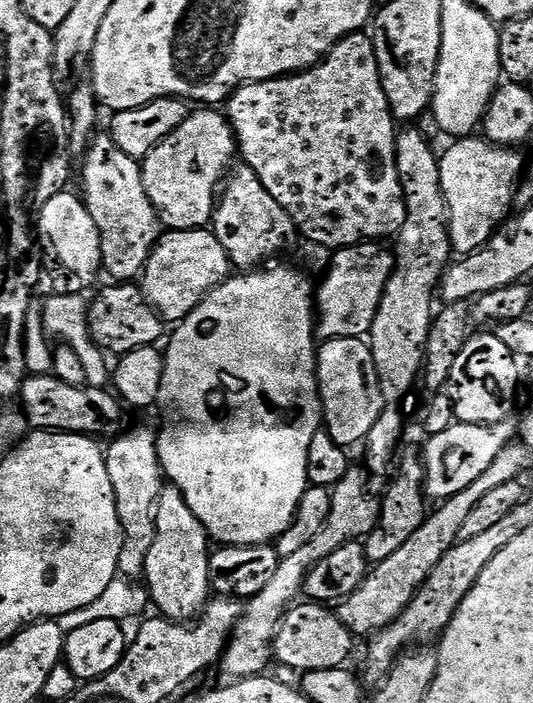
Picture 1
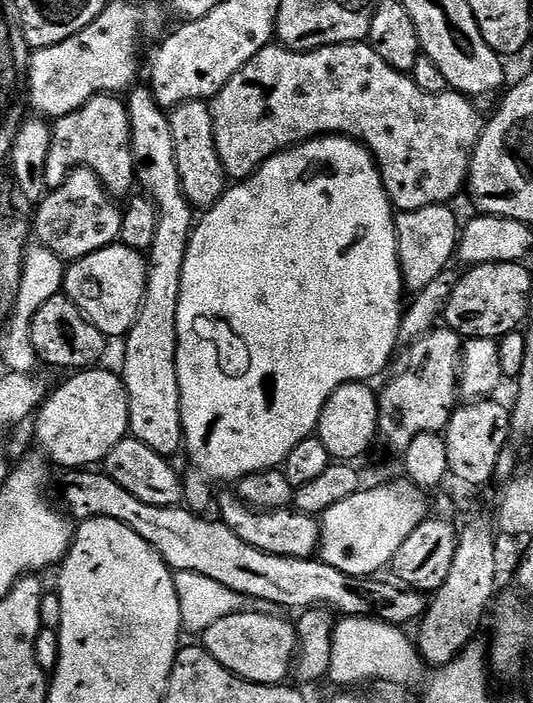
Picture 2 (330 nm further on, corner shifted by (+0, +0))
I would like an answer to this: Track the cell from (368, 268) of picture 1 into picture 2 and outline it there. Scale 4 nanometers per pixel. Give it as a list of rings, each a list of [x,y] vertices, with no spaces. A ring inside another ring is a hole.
[[[448,204],[426,206],[417,212],[402,212],[395,217],[396,239],[400,249],[400,271],[403,284],[409,293],[421,292],[434,278],[449,271],[448,263],[458,252],[456,240],[456,216]]]

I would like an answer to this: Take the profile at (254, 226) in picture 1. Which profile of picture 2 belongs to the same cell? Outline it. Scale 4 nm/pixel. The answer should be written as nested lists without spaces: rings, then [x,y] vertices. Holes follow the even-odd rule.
[[[188,100],[168,112],[170,134],[174,134],[174,162],[182,182],[184,197],[196,210],[207,210],[220,201],[226,191],[226,173],[216,153],[211,107],[202,100]]]

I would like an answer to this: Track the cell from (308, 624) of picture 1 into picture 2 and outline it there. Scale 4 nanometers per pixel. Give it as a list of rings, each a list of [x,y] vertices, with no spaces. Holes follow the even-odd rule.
[[[271,611],[235,612],[214,622],[210,630],[202,633],[202,647],[226,670],[251,684],[280,686],[289,679],[296,659],[296,625],[290,619],[271,616]]]

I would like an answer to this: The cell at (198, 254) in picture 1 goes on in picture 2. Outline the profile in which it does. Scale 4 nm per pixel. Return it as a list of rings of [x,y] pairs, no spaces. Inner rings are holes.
[[[117,242],[94,254],[86,254],[86,258],[71,261],[64,269],[62,292],[105,338],[124,338],[138,318],[147,281],[148,262],[145,253],[135,252],[133,248]]]

